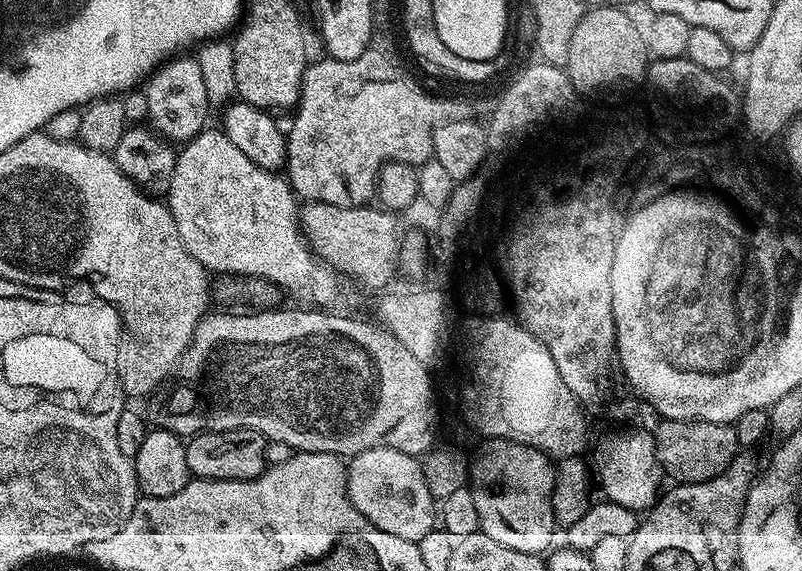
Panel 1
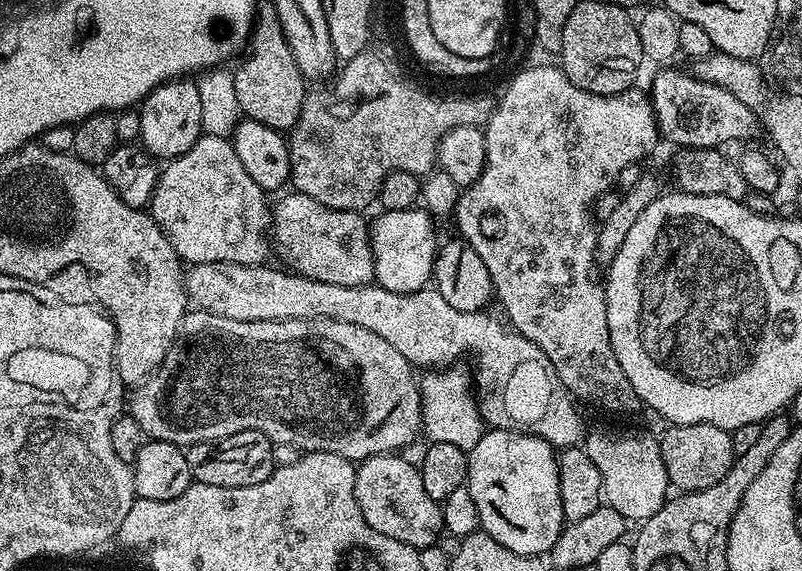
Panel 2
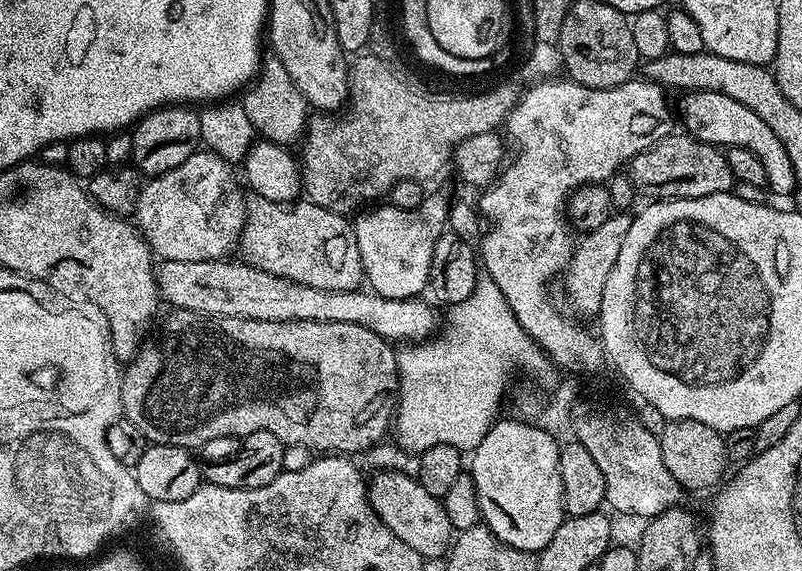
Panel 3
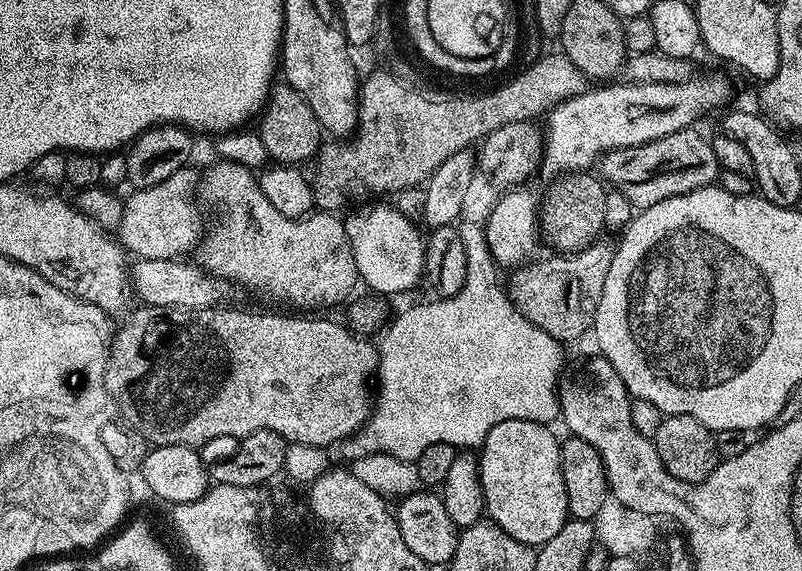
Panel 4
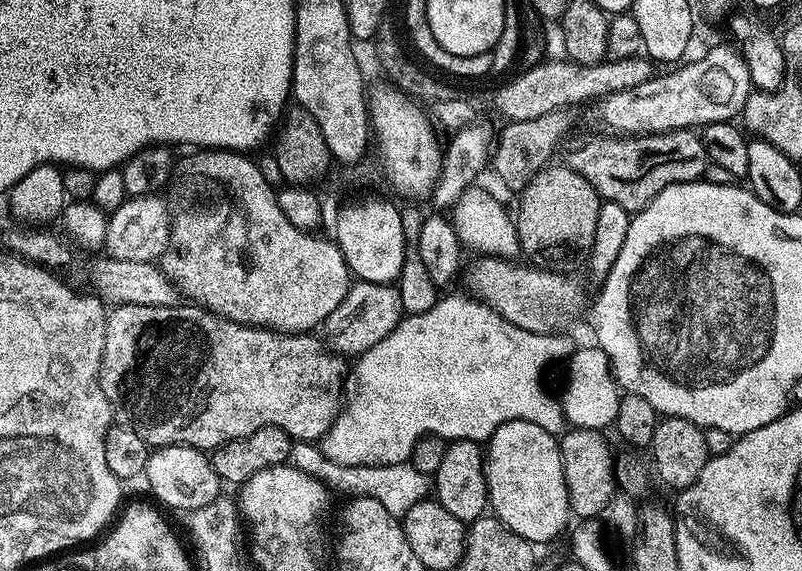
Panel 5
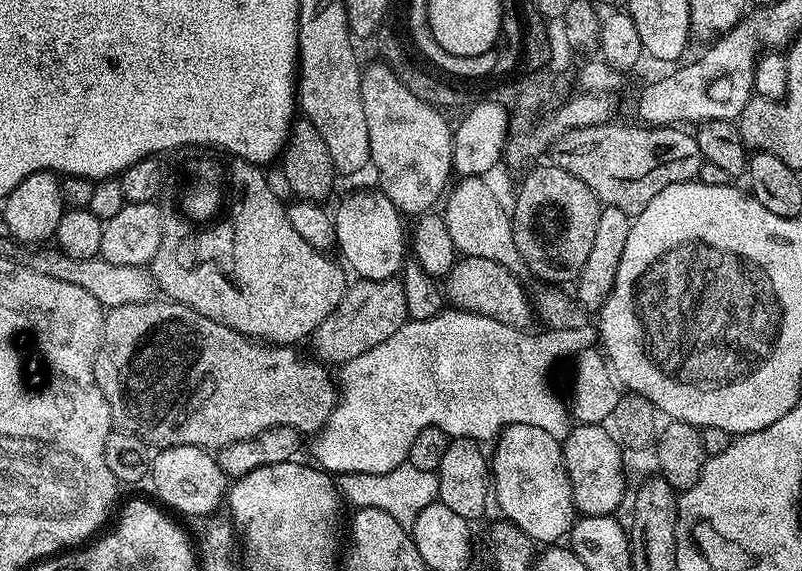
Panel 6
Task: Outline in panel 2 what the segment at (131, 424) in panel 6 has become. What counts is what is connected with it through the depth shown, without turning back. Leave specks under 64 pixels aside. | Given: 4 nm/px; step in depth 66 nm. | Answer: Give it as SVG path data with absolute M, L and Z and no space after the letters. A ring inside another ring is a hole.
M189 310L184 313L180 324L180 333L172 349L165 354L162 363L145 378L143 384L135 385L130 396L130 415L136 419L138 426L144 431L148 440L161 440L171 444L187 446L201 444L207 440L221 440L230 434L238 434L242 430L258 430L272 440L273 445L290 443L297 450L304 452L329 452L342 454L342 458L359 462L368 460L371 456L383 456L401 450L407 444L415 441L422 432L420 418L420 385L414 365L386 338L378 338L378 334L370 334L362 326L350 326L350 322L337 320L263 320L262 322L238 322L234 318L222 318L209 312Z

